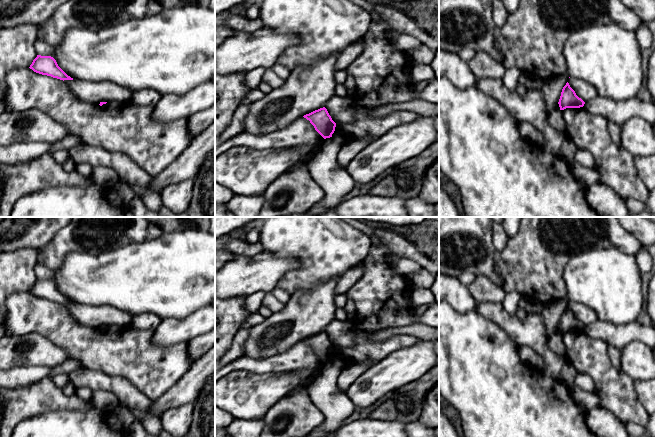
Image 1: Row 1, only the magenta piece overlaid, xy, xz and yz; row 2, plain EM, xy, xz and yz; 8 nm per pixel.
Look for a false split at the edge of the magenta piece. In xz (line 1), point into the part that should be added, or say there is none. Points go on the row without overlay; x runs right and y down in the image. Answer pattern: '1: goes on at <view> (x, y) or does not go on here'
1: does not go on here

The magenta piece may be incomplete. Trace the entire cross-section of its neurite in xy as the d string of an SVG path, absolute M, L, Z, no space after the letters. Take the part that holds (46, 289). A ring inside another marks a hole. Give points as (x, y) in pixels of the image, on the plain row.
M37 279L37 281L33 284L32 288L29 291L34 296L51 300L53 302L57 302L60 304L73 304L70 300L68 300L57 288L56 284L51 280L41 280Z

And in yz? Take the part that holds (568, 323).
M567 306L562 313L558 328L560 334L564 334L566 332L583 331L585 326L576 319L575 315L570 311L569 307Z

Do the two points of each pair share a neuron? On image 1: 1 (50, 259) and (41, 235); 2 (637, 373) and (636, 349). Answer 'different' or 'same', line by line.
1: different
2: same

